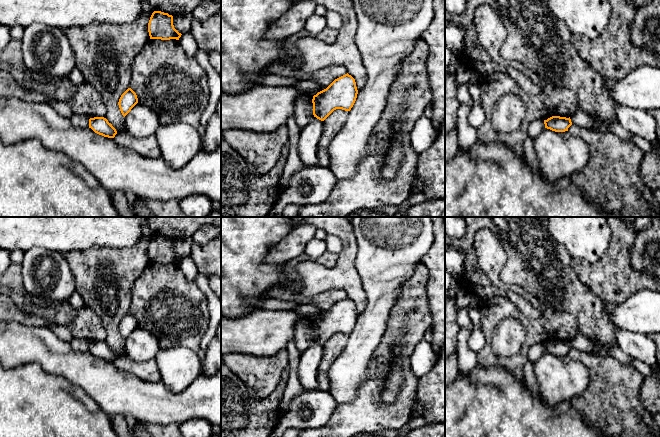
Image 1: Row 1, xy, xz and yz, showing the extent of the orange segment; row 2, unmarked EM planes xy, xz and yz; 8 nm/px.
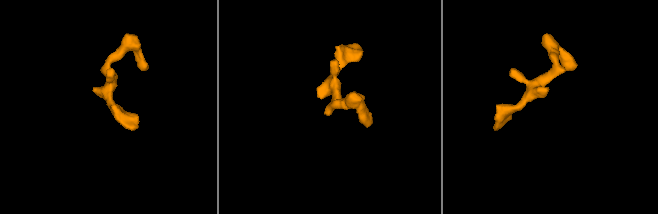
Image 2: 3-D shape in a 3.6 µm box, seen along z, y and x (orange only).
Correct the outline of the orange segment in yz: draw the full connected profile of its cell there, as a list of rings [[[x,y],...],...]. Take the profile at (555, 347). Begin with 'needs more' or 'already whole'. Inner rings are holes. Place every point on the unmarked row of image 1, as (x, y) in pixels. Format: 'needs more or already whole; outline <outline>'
already whole; outline [[[552,340],[544,344],[545,352],[555,356],[565,356],[572,349],[571,343],[560,340]]]

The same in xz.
already whole; outline [[[348,297],[335,303],[326,313],[313,320],[313,339],[324,345],[334,334],[350,335],[358,314],[355,303]]]

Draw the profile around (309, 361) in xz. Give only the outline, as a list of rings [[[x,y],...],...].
[[[314,341],[300,356],[297,376],[302,388],[317,390],[317,371],[323,355],[323,346]]]

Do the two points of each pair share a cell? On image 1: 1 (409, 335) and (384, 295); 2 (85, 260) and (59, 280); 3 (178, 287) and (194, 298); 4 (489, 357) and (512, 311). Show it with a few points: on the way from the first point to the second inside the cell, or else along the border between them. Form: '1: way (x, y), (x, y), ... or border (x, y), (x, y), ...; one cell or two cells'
1: border (402, 286), (390, 310), (385, 329); two cells
2: border (63, 255), (74, 278), (76, 289); two cells
3: way (182, 291), (190, 298); one cell
4: way (488, 343), (488, 326), (498, 316); one cell

